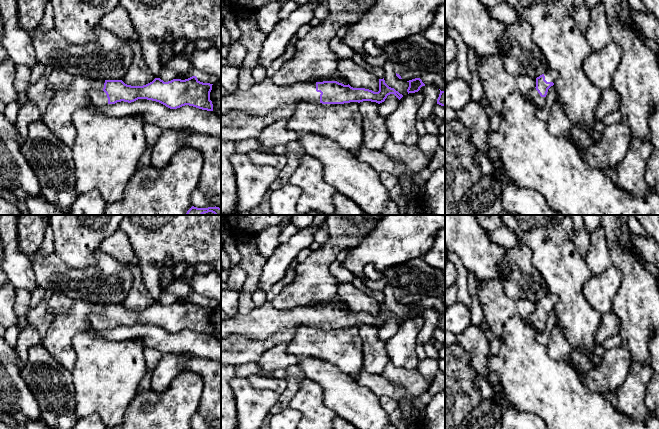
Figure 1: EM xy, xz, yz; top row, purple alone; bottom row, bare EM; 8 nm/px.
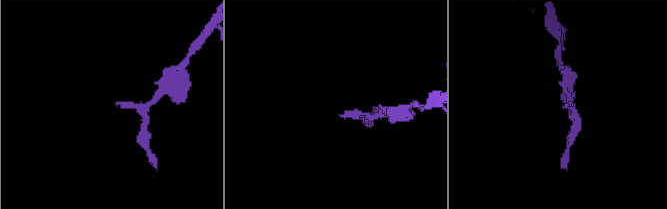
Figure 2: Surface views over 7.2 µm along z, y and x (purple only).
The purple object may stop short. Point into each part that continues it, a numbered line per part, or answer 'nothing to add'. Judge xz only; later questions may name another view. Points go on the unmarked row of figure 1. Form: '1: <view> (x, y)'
1: xz (264, 321)

